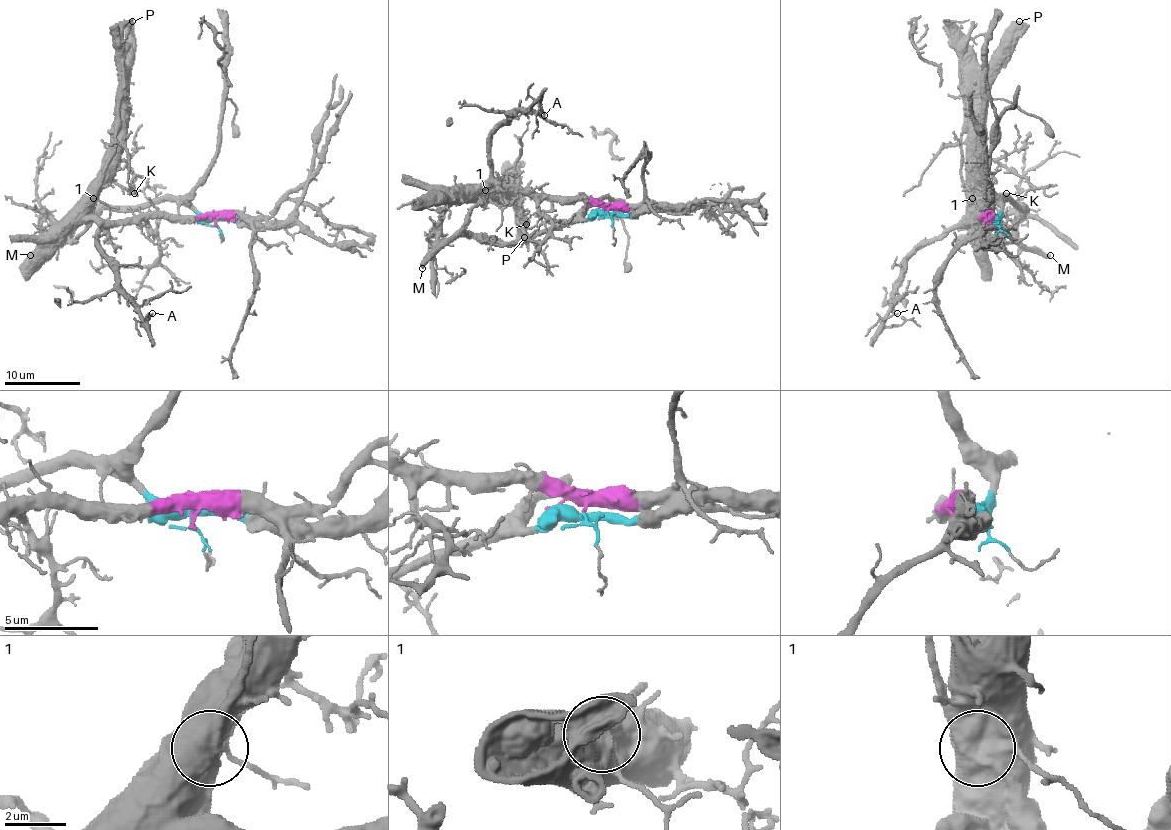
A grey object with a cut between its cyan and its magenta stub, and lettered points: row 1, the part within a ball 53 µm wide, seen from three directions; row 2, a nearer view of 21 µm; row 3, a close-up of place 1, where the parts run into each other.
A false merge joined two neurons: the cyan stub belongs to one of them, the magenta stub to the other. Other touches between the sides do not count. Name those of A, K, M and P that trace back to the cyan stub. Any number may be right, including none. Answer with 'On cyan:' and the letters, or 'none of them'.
On cyan: M

